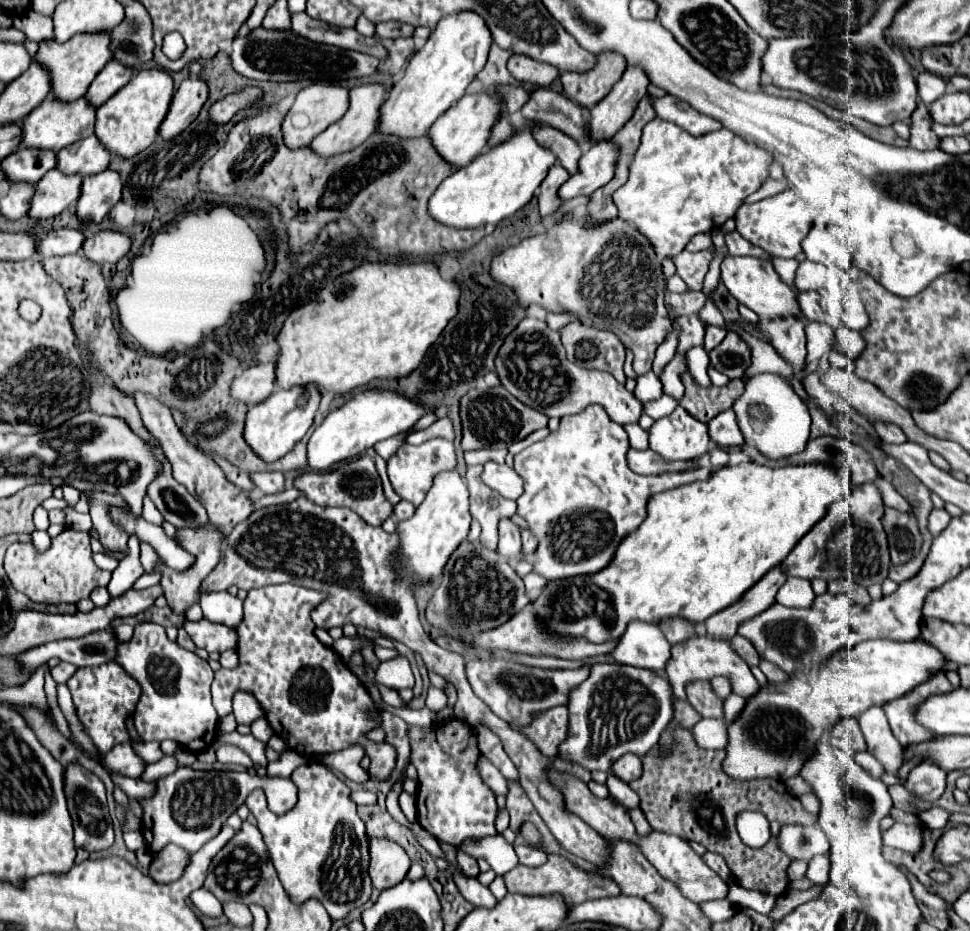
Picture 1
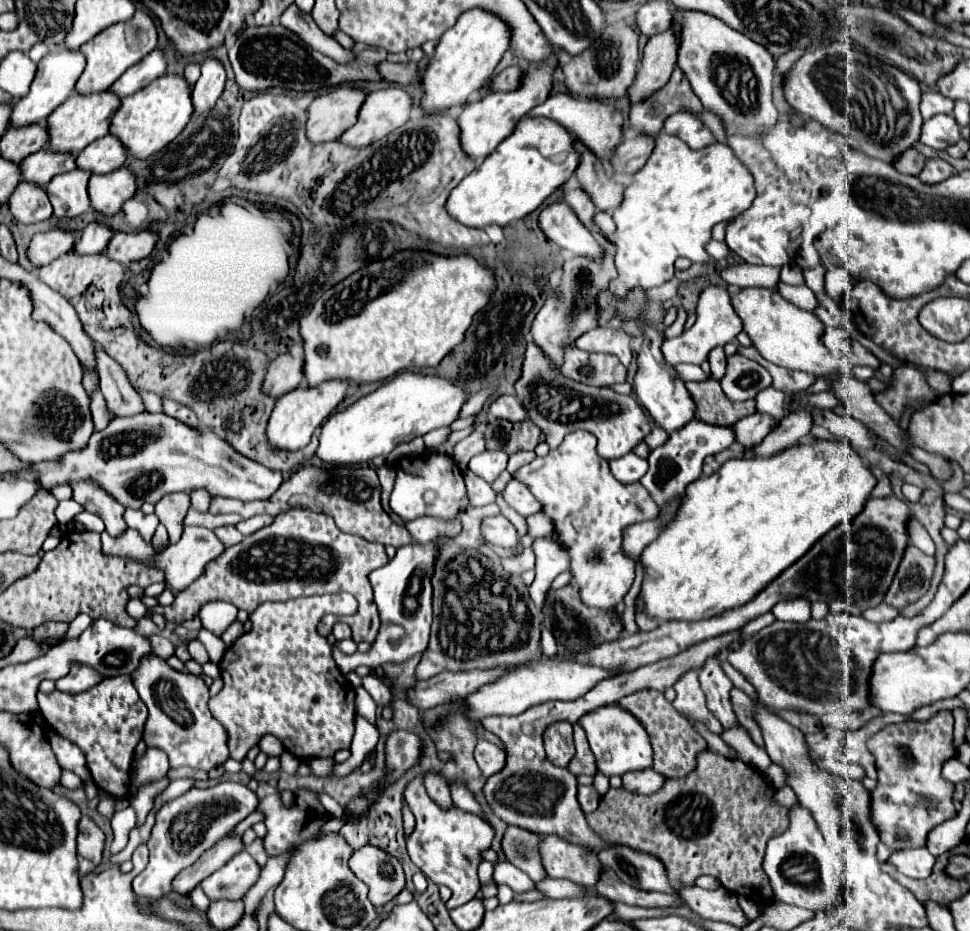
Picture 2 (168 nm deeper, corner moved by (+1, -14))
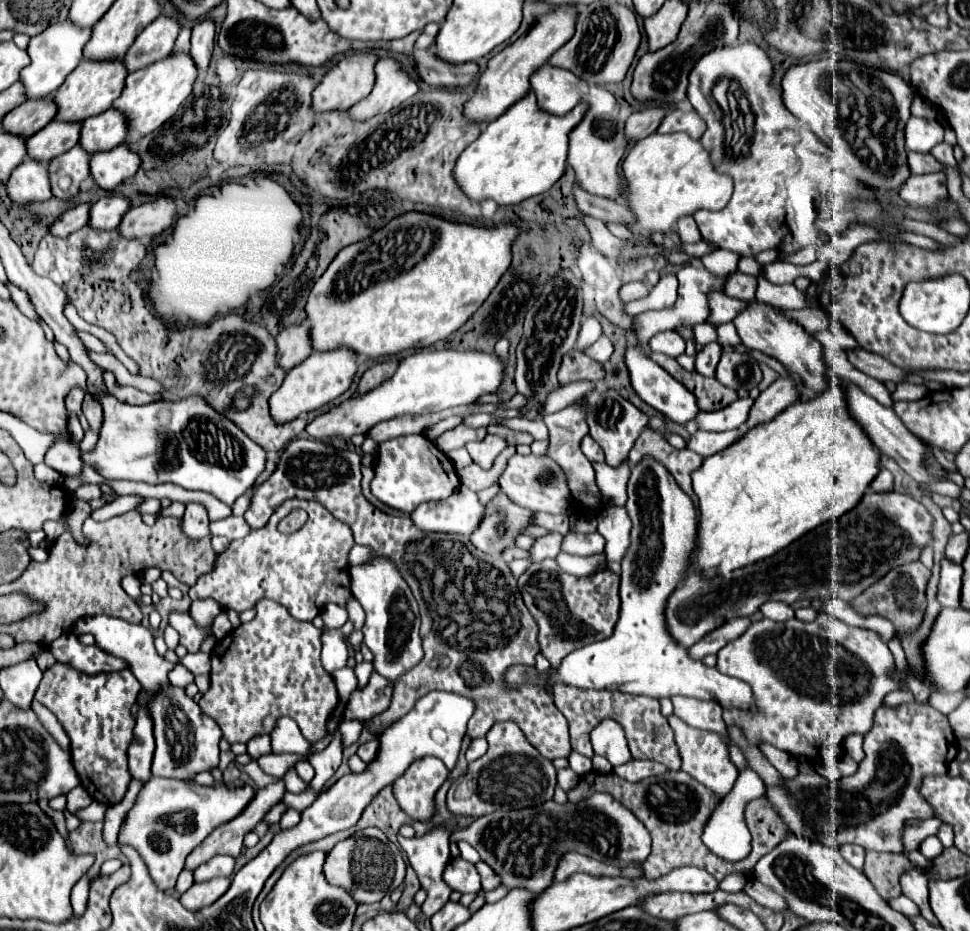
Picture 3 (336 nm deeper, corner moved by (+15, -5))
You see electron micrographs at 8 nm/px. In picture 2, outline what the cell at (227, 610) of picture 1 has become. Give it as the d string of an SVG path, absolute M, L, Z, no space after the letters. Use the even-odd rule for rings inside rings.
M236 620L236 622L234 622L234 624L232 624L224 634L222 634L222 640L224 640L224 644L226 644L226 646L230 646L230 644L232 644L236 638L240 638L242 634L244 634L242 624Z

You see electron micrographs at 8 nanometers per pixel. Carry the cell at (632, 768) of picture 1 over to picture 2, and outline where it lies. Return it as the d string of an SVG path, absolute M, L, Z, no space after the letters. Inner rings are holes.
M652 768L646 770L636 770L636 772L628 772L622 776L622 786L630 792L636 794L654 794L656 790L660 790L666 782L666 778L658 772L654 772Z

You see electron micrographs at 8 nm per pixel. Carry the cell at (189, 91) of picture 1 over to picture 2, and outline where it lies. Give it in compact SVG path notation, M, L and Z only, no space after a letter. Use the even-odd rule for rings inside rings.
M206 58L202 64L202 76L194 84L194 116L204 114L206 110L214 108L214 102L224 90L226 72L218 58Z

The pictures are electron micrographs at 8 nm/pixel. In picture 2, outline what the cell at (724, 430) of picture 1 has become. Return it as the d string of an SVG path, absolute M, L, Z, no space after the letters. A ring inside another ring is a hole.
M750 414L734 424L736 430L736 442L740 446L754 446L764 440L766 434L770 434L770 426L774 426L774 418L766 418L766 414Z

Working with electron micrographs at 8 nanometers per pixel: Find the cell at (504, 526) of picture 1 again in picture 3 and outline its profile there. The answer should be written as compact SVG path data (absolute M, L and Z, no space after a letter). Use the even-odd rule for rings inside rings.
M460 487L460 491L452 493L446 501L418 505L410 513L410 519L422 531L472 535L484 519L484 505L474 491Z

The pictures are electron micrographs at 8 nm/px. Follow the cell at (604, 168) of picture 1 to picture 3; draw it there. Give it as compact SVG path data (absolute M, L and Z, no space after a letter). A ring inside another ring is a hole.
M648 107L648 109L632 113L624 127L626 141L636 143L636 141L648 137L650 133L654 133L658 129L662 117L664 117L664 111L660 107Z

